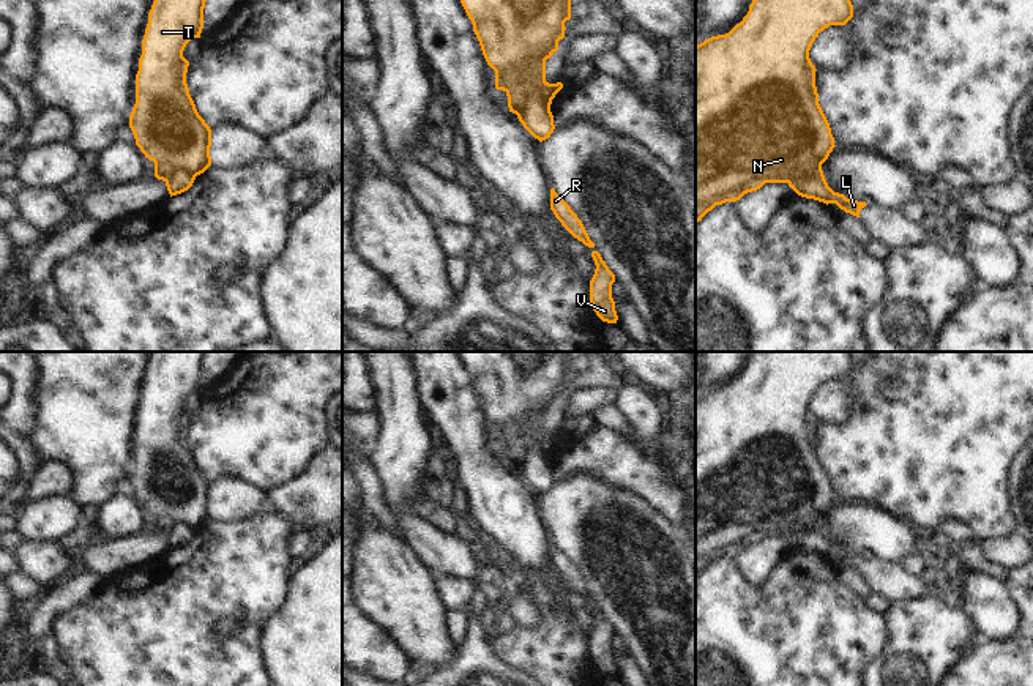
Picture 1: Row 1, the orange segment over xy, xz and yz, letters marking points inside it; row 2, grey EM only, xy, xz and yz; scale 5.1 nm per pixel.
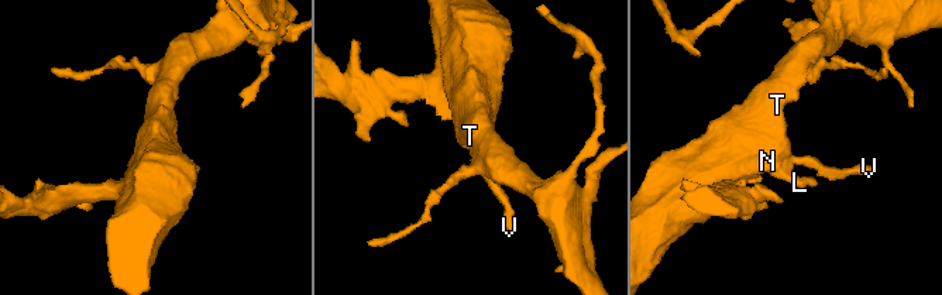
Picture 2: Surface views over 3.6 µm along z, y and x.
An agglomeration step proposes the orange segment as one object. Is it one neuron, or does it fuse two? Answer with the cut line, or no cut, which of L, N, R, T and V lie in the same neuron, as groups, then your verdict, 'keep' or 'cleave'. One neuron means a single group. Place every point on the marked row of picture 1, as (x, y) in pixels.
cut in xz along (549, 109), (543, 98), (532, 90), (522, 109), (516, 114); L / N R T V; cleave

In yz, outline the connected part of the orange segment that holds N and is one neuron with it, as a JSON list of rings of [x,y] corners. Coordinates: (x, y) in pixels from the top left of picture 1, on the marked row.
[[[752,0],[748,14],[729,33],[705,39],[696,46],[696,226],[716,205],[737,202],[744,194],[760,189],[765,183],[790,183],[801,175],[820,169],[833,151],[834,137],[819,104],[815,66],[809,50],[820,32],[830,25],[845,25],[853,17],[850,0]]]

